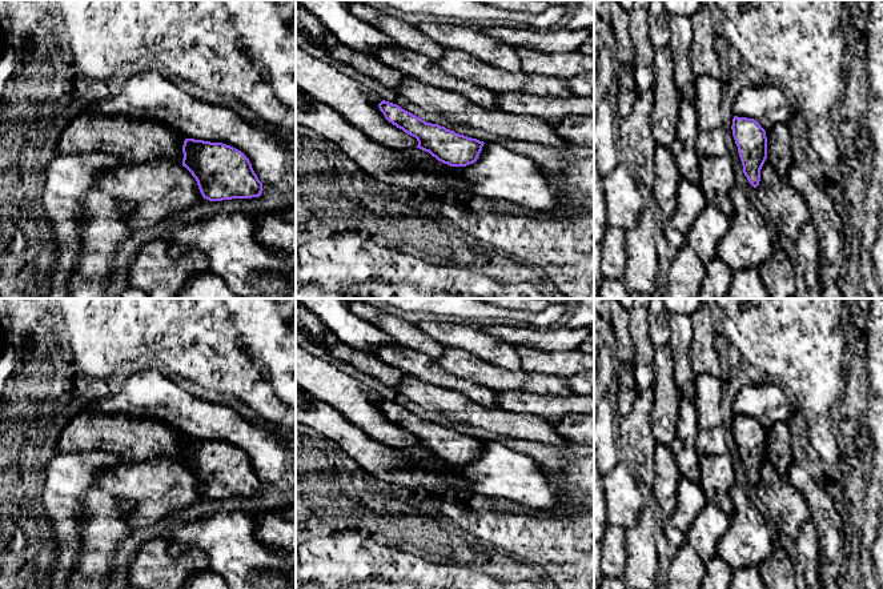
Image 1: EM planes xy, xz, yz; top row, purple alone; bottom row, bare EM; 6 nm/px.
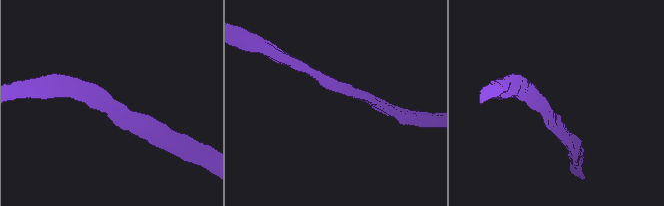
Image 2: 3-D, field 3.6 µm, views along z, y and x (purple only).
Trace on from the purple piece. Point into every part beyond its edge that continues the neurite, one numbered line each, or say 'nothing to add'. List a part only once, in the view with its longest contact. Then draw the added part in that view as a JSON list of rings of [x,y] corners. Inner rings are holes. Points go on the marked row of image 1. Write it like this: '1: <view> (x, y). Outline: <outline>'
nothing to add

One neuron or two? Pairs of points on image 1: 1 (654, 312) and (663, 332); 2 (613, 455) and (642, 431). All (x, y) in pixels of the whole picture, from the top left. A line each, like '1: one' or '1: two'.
1: one
2: two

